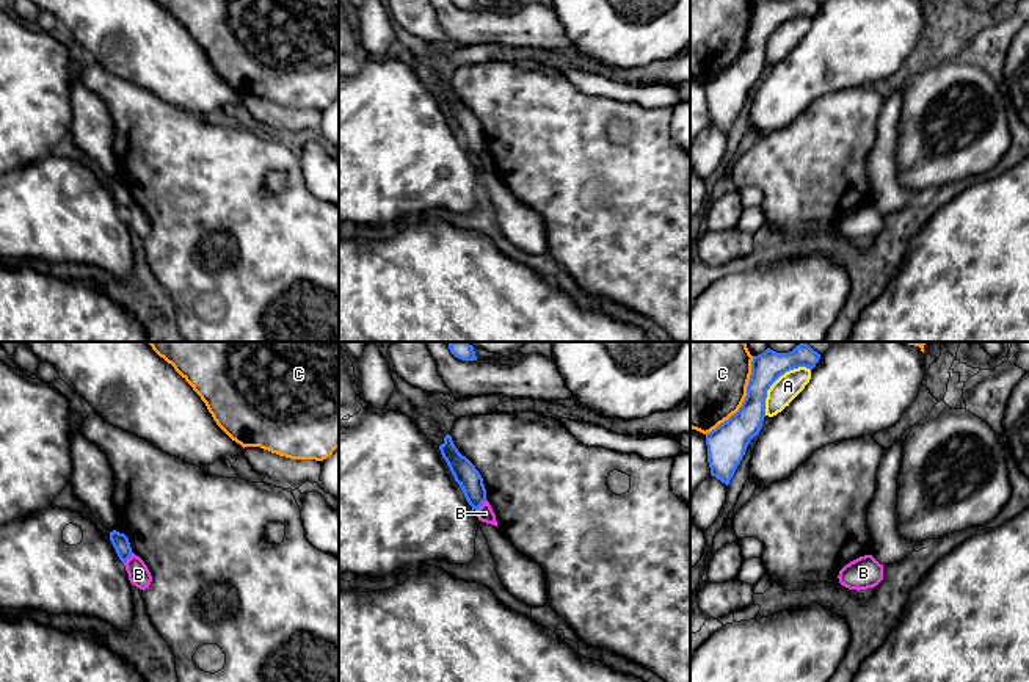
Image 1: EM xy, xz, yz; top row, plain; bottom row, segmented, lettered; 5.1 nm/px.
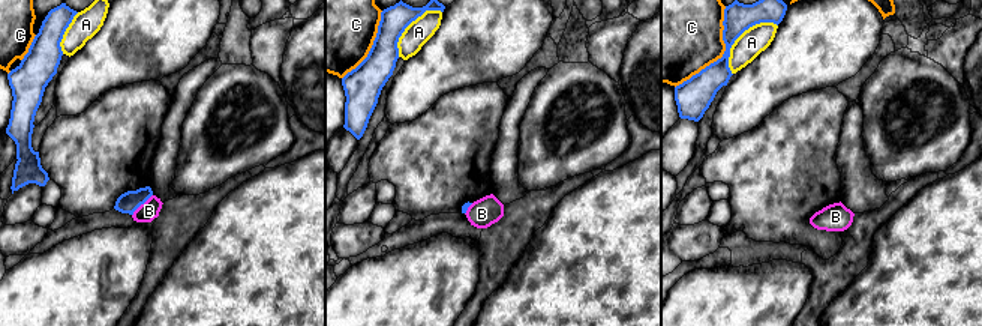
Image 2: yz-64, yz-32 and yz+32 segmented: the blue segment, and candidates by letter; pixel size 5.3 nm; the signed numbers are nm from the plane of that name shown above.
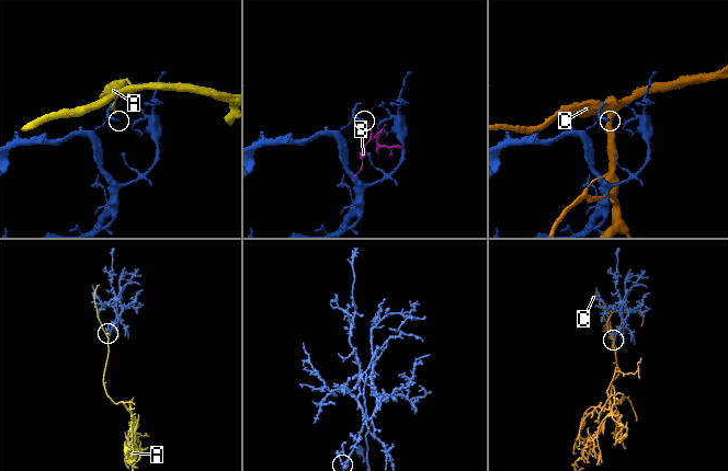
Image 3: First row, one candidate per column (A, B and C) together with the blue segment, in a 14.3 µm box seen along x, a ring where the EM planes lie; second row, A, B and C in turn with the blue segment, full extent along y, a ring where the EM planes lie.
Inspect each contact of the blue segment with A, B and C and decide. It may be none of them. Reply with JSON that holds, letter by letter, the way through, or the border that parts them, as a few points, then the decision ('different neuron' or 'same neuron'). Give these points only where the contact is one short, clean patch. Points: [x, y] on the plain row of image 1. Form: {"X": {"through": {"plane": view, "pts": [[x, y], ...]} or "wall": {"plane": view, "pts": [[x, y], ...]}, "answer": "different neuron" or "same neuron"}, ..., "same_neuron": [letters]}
{"A": {"wall": {"plane": "yz", "pts": [[808, 16], [789, 18], [770, 35], [764, 63]]}, "answer": "different neuron"}, "B": {"wall": {"plane": "xy", "pts": [[132, 201], [124, 214]]}, "answer": "different neuron"}, "C": {"answer": "different neuron"}, "same_neuron": []}

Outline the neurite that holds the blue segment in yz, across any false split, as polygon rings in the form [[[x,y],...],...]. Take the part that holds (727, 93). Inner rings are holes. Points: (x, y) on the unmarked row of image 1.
[[[764,0],[753,5],[747,45],[736,63],[706,83],[711,124],[729,133],[750,89],[761,80],[770,34],[786,20],[819,11],[817,0]]]

